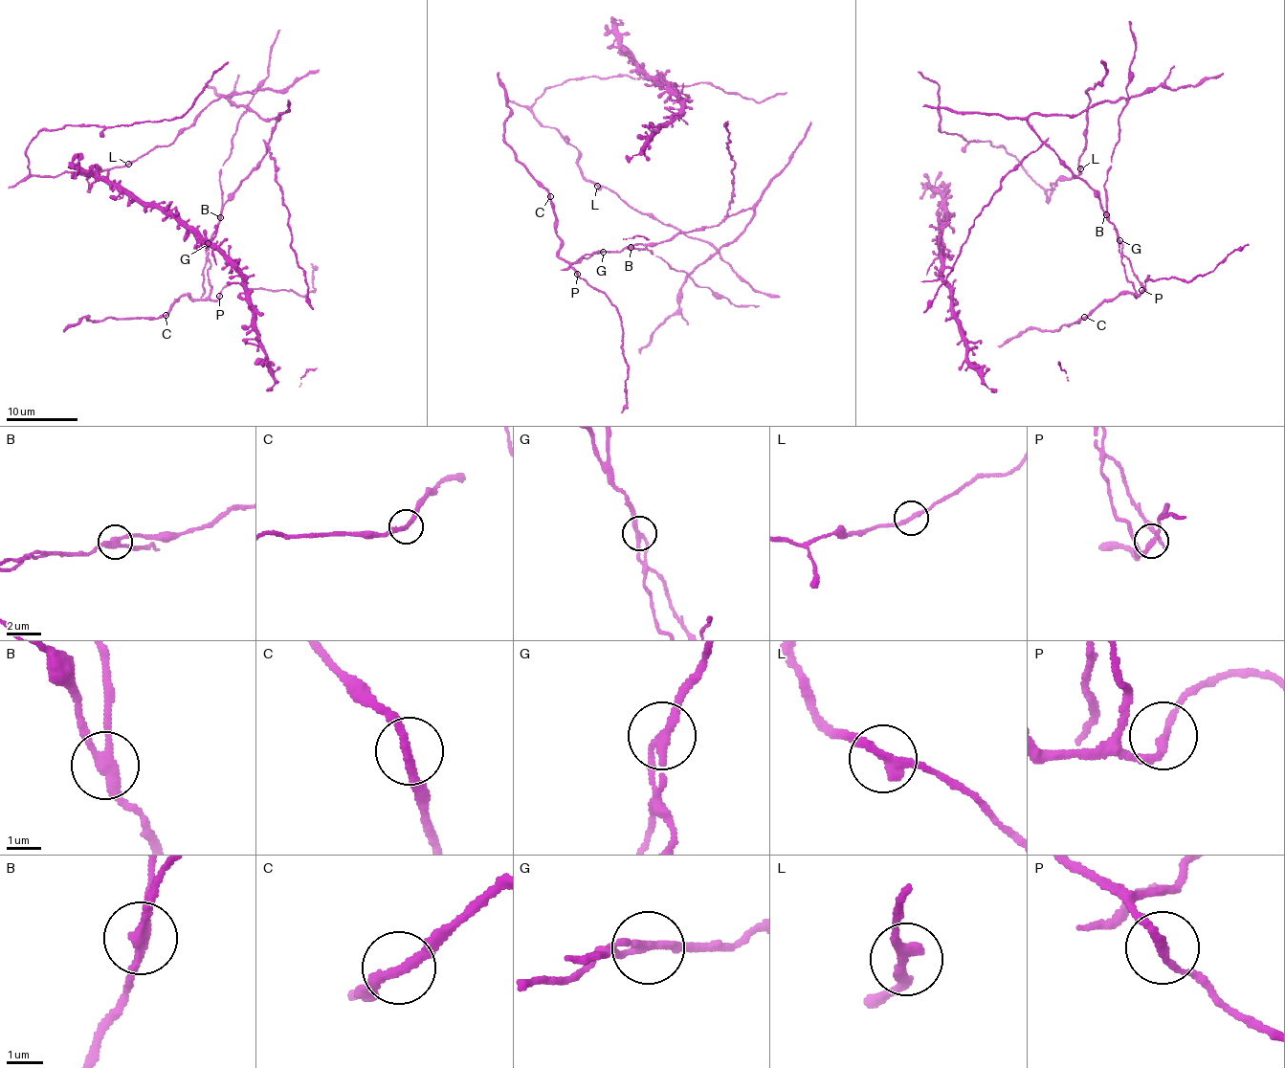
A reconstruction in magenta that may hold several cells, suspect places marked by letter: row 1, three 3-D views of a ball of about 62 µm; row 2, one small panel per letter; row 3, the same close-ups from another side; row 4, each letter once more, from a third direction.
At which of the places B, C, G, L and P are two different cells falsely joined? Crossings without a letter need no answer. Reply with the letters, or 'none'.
B, G

